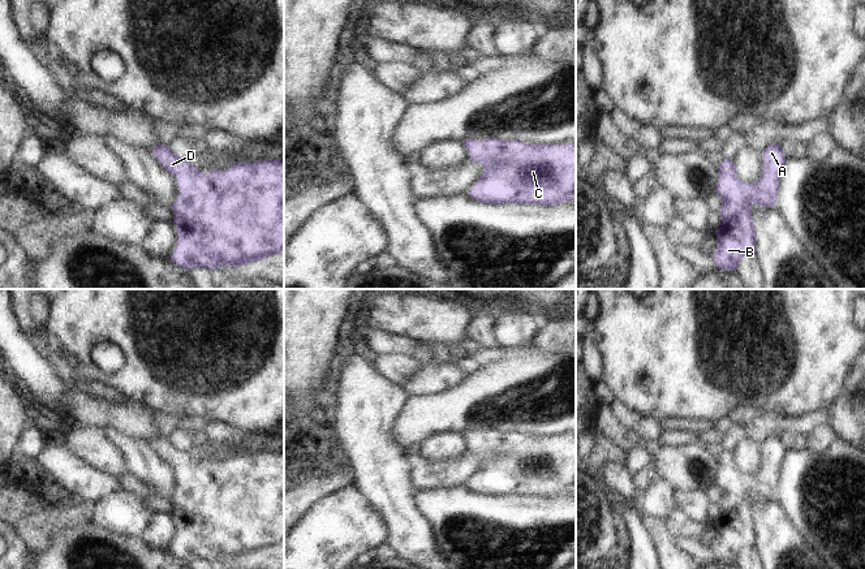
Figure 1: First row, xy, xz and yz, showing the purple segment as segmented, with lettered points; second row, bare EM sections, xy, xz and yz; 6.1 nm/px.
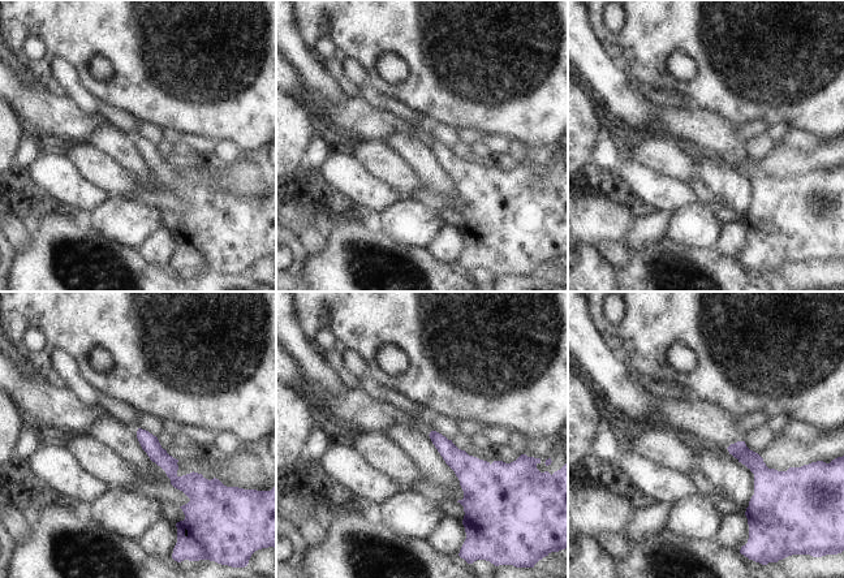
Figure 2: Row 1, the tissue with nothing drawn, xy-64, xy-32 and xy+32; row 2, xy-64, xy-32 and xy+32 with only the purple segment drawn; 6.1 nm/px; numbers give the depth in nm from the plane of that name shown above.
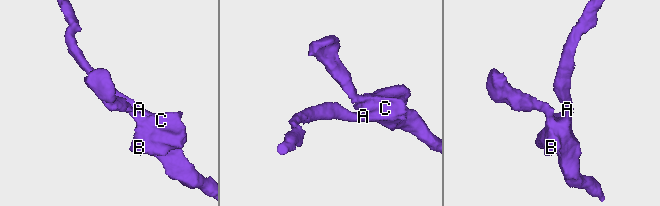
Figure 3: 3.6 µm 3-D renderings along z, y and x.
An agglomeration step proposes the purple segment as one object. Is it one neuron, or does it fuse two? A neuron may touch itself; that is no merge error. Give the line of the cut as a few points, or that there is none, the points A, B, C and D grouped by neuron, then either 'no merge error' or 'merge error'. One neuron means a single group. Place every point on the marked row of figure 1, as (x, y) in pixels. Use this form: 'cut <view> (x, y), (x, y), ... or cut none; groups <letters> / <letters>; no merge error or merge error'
cut none; groups A B C D; no merge error

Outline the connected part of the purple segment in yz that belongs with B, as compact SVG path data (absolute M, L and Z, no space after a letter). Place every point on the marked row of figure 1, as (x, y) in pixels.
M770 143L763 151L763 169L757 184L739 180L736 165L730 158L718 165L716 194L722 198L722 224L716 230L718 249L713 255L718 268L733 271L745 255L756 255L752 203L775 206L786 160L782 146Z

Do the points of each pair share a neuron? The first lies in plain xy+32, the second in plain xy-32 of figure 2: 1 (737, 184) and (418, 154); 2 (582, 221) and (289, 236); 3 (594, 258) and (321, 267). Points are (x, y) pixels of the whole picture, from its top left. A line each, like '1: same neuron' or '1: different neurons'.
1: same neuron
2: different neurons
3: different neurons

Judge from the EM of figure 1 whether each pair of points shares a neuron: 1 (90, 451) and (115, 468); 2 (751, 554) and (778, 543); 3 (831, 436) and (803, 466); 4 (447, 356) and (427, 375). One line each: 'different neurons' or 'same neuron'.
1: same neuron
2: different neurons
3: different neurons
4: different neurons

